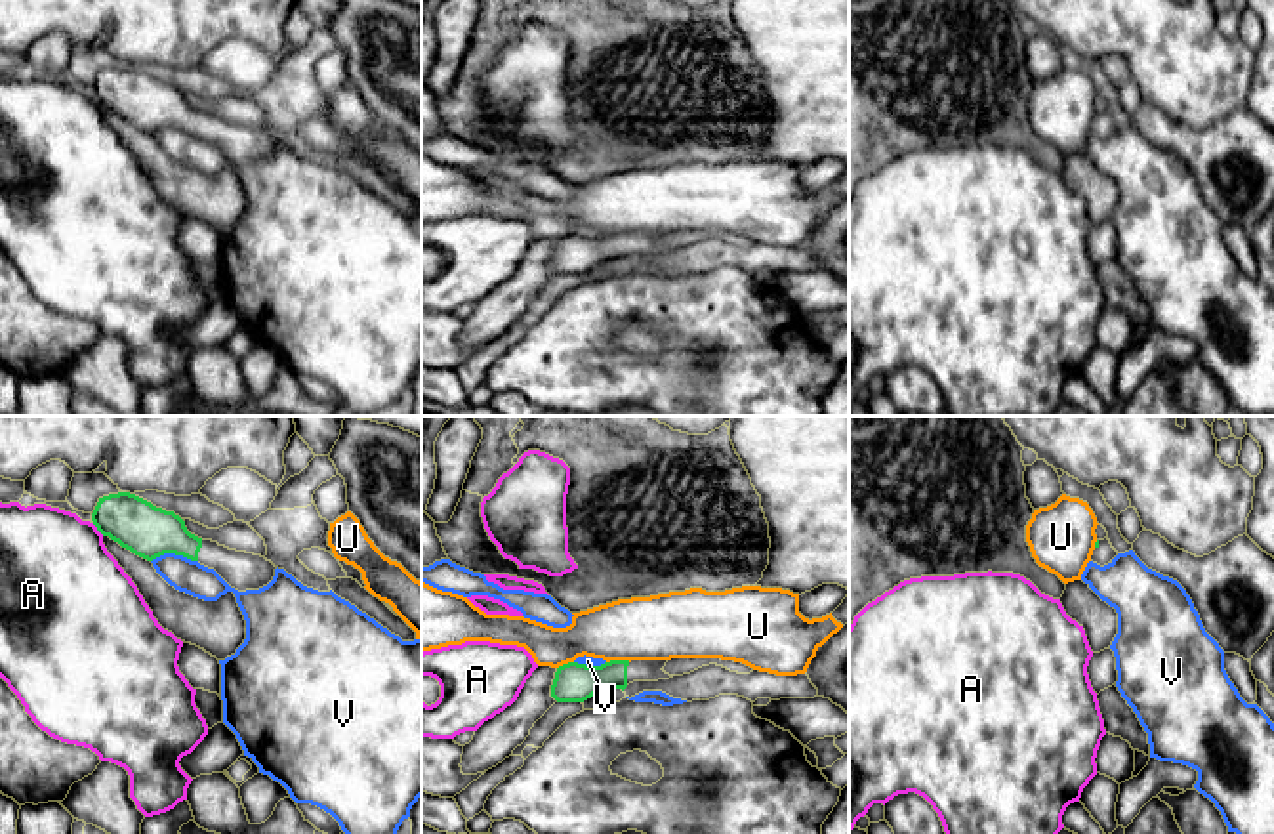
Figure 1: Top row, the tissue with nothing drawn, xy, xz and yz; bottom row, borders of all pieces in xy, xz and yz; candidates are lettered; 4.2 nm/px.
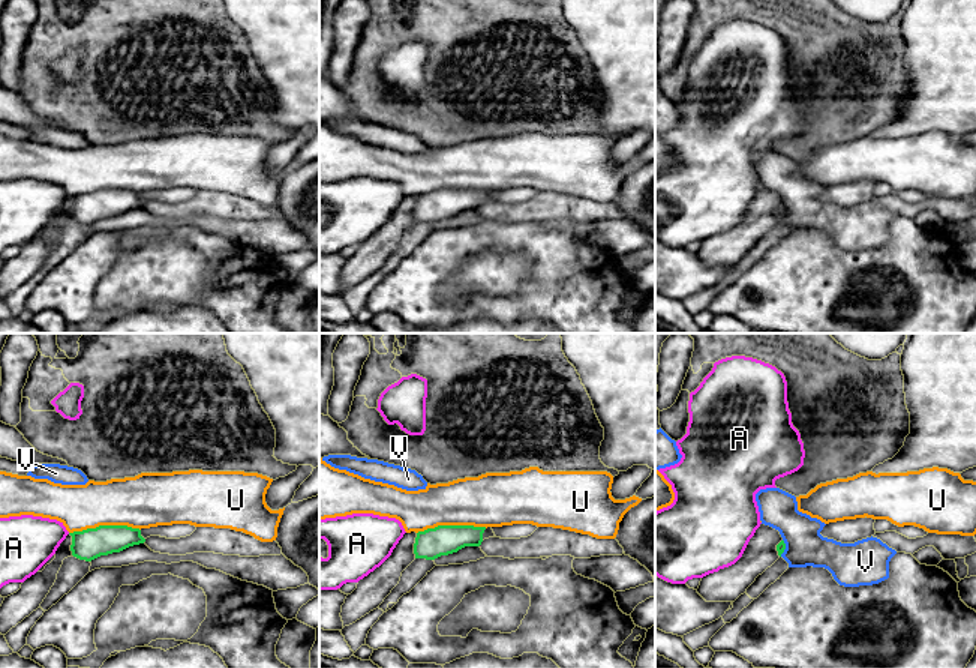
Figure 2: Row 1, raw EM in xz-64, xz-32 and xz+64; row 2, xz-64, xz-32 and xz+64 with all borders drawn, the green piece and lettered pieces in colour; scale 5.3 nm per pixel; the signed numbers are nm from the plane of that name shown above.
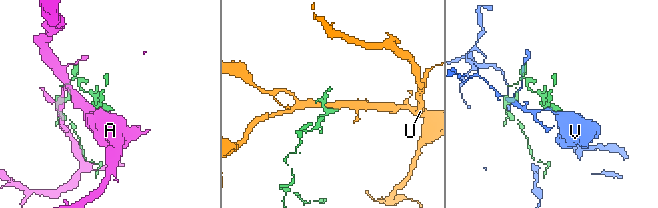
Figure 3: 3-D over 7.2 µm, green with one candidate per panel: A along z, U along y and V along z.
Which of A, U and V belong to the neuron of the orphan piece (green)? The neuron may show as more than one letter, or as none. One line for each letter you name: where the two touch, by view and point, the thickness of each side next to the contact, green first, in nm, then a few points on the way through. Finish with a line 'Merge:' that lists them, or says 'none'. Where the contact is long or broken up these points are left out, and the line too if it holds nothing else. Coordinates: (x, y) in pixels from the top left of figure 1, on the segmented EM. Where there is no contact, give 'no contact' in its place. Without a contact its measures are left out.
Merge: none

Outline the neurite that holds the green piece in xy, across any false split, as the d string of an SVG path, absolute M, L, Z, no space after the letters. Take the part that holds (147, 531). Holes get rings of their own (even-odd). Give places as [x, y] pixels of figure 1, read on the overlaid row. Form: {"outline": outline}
{"outline": "M130 492L99 498L92 521L103 536L147 561L164 553L183 555L214 569L238 592L259 590L275 576L277 567L265 557L202 540L191 534L185 521L174 511Z"}

